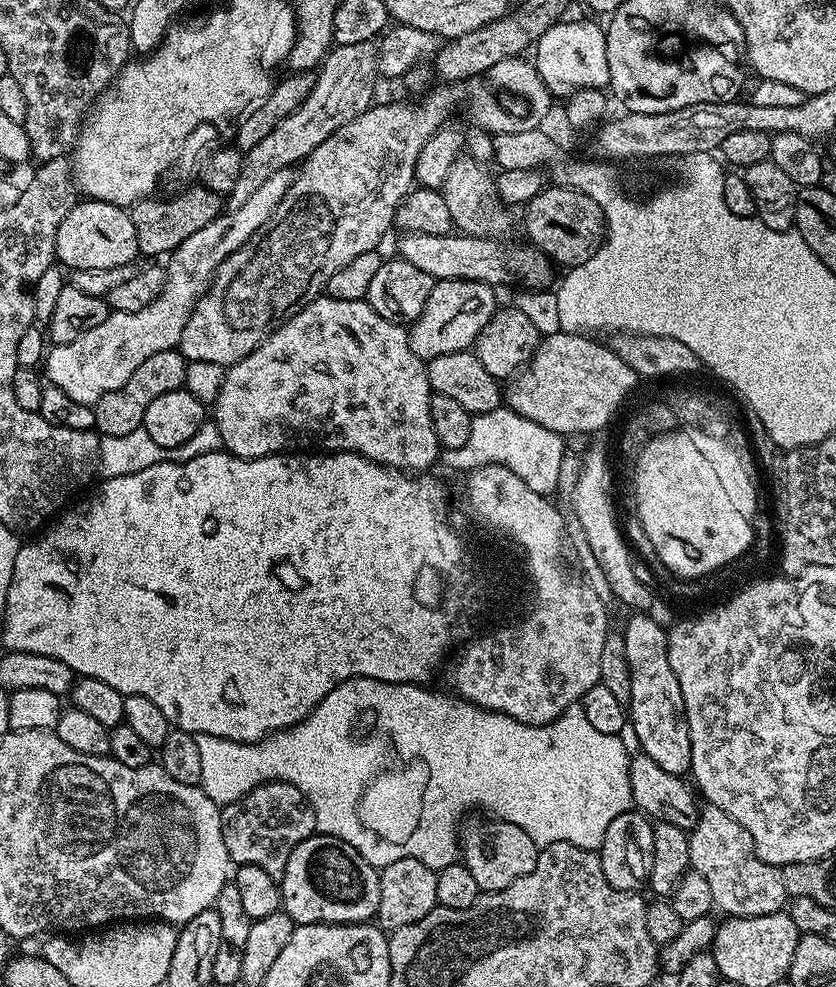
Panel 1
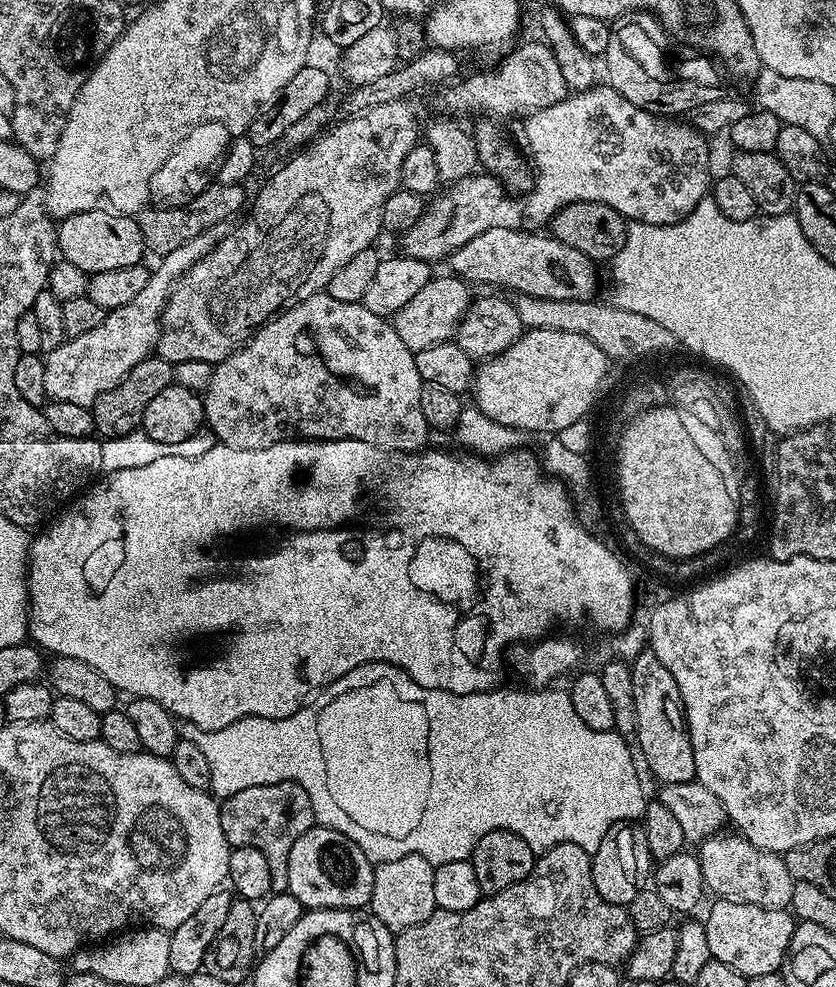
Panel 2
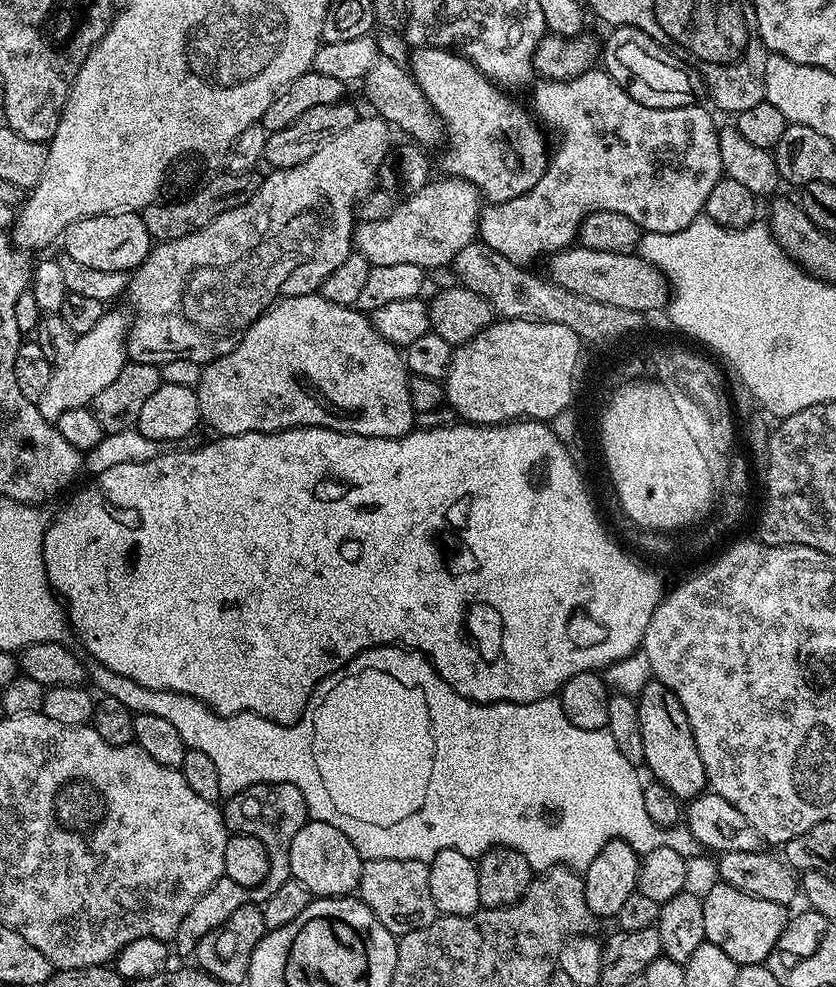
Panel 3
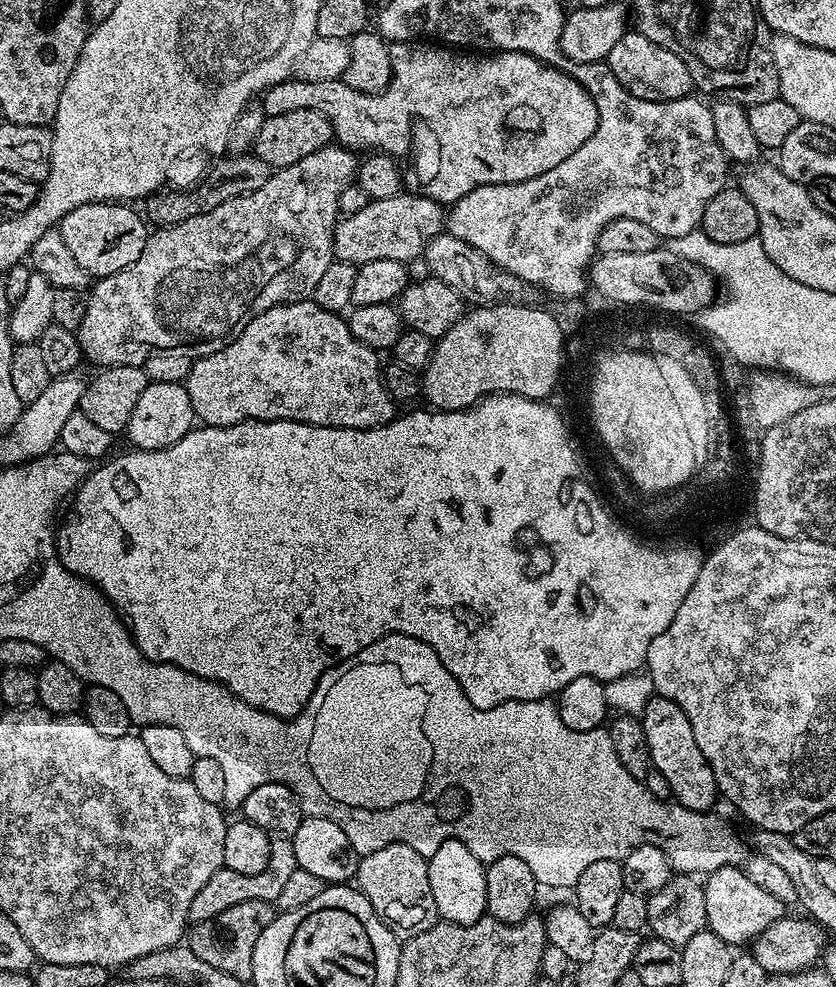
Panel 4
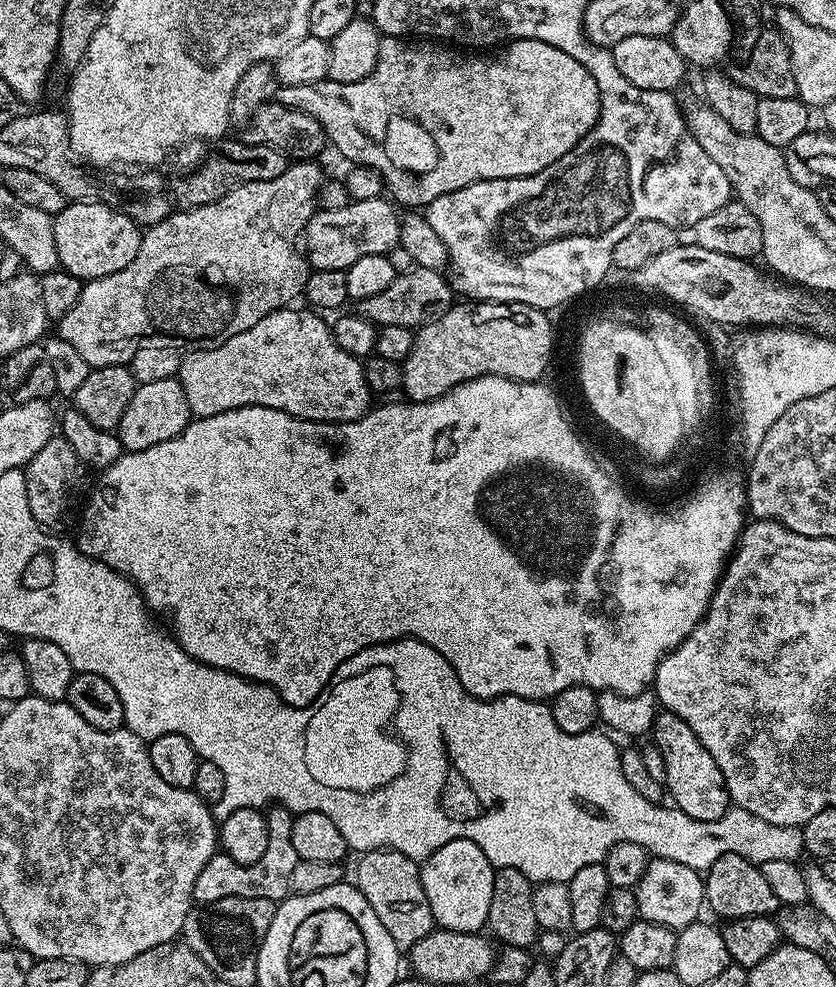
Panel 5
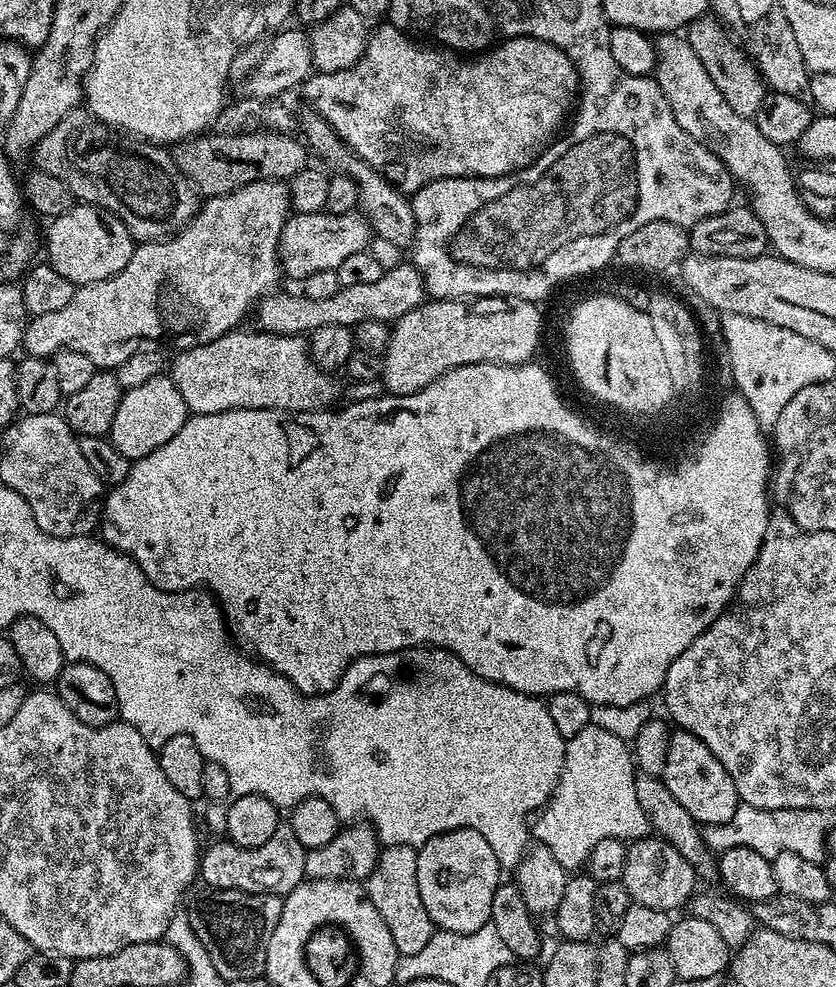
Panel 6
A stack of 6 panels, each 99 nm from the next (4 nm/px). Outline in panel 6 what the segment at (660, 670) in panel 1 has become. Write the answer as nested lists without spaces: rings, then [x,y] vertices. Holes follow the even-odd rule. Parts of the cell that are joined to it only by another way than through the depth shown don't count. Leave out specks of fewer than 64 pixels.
[[[683,730],[672,733],[670,750],[666,750],[666,766],[662,779],[670,794],[674,794],[674,798],[678,798],[682,806],[686,806],[688,813],[701,826],[730,822],[742,803],[730,774],[726,774],[726,766],[722,766],[718,758],[714,758],[710,746]]]

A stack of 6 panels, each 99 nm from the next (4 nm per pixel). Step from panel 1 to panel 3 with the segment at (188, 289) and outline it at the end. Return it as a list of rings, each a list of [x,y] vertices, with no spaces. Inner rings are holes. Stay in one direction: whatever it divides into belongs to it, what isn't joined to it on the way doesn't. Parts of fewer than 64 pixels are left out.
[[[106,310],[91,330],[86,330],[86,334],[77,336],[70,354],[55,361],[50,374],[50,383],[46,386],[46,390],[42,390],[38,401],[42,418],[54,422],[59,416],[66,414],[66,410],[89,407],[92,399],[102,394],[102,390],[106,390],[106,386],[110,386],[114,378],[118,378],[128,360],[126,341],[129,327],[130,320],[125,313],[123,316],[120,312]]]

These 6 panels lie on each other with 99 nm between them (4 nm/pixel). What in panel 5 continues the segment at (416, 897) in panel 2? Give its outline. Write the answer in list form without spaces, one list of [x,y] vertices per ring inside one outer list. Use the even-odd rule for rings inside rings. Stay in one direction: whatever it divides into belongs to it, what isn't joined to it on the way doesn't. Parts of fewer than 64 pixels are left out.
[[[377,848],[375,852],[365,852],[359,857],[356,864],[356,877],[354,883],[359,888],[360,893],[374,906],[374,914],[378,914],[378,922],[386,926],[390,938],[402,950],[411,950],[415,944],[426,934],[434,930],[434,921],[430,902],[426,902],[426,890],[422,890],[422,878],[420,877],[420,864],[411,860],[405,852],[393,852],[390,848]]]

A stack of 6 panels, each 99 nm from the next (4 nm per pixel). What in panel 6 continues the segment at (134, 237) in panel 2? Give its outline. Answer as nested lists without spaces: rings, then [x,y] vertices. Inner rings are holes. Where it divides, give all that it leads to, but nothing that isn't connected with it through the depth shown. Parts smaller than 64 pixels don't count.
[[[77,203],[66,214],[51,217],[48,228],[47,263],[74,285],[102,282],[130,262],[134,241],[130,230],[114,214],[95,204]]]

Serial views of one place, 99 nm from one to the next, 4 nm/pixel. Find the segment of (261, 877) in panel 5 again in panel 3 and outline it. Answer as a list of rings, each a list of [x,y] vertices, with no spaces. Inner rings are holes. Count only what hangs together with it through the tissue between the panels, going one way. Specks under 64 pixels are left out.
[[[258,784],[252,785],[240,793],[227,797],[223,801],[222,811],[224,814],[224,826],[229,833],[242,836],[253,836],[266,846],[270,854],[270,874],[256,888],[248,889],[246,886],[238,886],[238,882],[230,882],[221,878],[190,906],[190,914],[182,918],[174,937],[174,948],[180,952],[195,953],[198,942],[210,934],[210,930],[218,930],[238,906],[252,902],[263,902],[282,886],[282,882],[290,879],[292,871],[290,870],[290,842],[294,842],[294,834],[302,830],[302,826],[307,824],[310,817],[307,810],[307,804],[303,800],[302,790],[290,784]]]

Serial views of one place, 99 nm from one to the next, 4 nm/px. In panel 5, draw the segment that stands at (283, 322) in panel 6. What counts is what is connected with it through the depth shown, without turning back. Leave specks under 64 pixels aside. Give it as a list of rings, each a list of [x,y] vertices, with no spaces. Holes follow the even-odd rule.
[[[413,266],[408,272],[398,272],[394,282],[378,294],[370,294],[365,300],[355,301],[355,311],[380,328],[406,326],[413,330],[438,319],[454,303],[454,289],[443,271]]]

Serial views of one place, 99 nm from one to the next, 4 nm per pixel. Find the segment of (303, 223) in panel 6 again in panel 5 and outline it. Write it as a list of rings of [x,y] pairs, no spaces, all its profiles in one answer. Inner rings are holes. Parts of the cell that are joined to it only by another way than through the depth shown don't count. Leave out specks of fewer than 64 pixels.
[[[391,199],[349,202],[338,210],[329,208],[313,212],[302,237],[309,265],[315,270],[338,270],[354,266],[358,258],[386,254],[400,243],[401,213]]]

